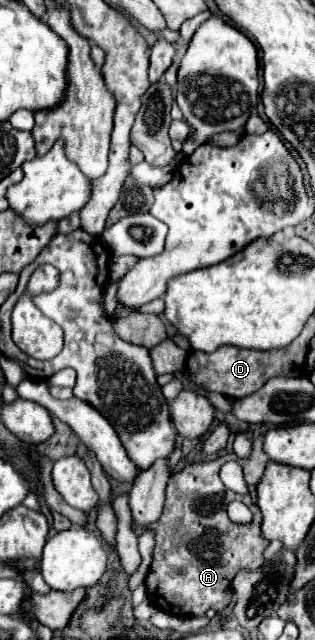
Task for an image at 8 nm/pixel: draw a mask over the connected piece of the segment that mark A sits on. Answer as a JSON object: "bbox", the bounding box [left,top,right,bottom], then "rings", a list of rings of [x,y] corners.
{"bbox":[131,435,269,617],"rings":[[[263,435],[253,439],[249,459],[239,459],[235,453],[227,453],[213,461],[189,463],[183,471],[171,475],[161,519],[145,529],[131,525],[135,535],[145,531],[155,533],[153,561],[145,577],[145,587],[149,601],[171,615],[203,617],[207,609],[223,611],[231,601],[227,591],[231,589],[237,571],[241,567],[257,569],[263,565],[263,551],[269,543],[261,537],[261,513],[253,513],[253,521],[245,525],[231,523],[225,513],[227,505],[235,499],[227,497],[227,489],[219,479],[219,469],[231,459],[243,465],[246,483],[257,485],[269,461],[263,451]]]}

